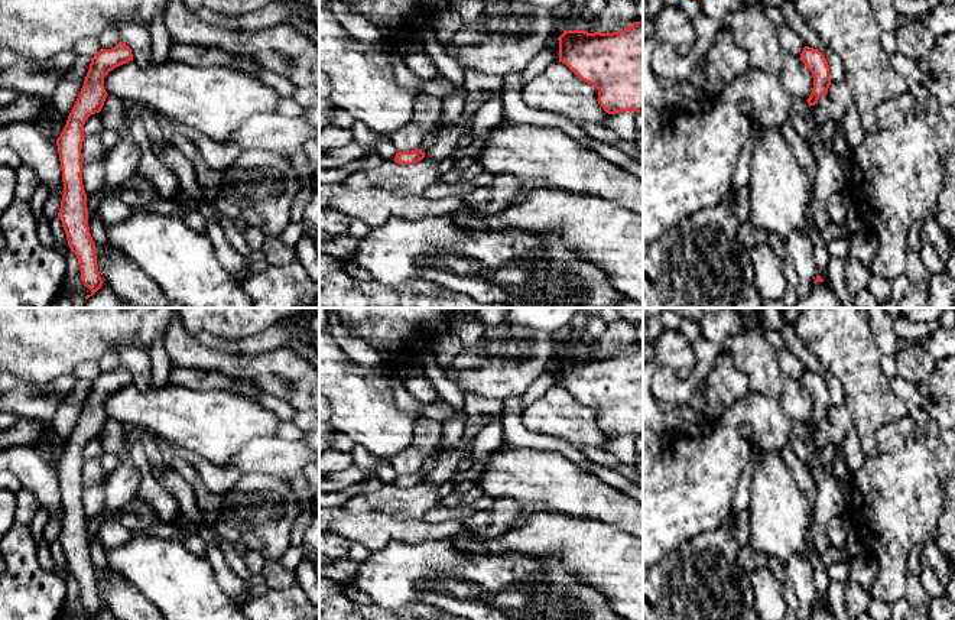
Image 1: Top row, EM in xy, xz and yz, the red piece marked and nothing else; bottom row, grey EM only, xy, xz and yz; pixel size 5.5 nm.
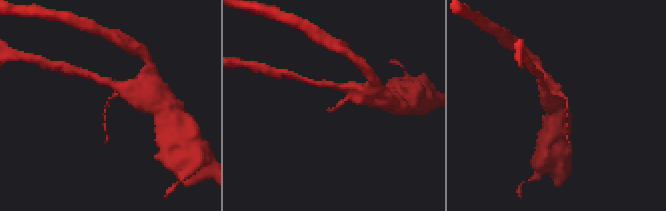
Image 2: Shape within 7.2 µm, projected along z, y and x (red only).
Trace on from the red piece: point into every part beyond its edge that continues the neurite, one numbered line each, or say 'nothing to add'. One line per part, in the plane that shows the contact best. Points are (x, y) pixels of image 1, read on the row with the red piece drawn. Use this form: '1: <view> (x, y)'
nothing to add

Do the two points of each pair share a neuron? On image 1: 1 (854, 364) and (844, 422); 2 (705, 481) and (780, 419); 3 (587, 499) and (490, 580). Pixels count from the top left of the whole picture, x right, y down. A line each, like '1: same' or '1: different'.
1: different
2: same
3: different

